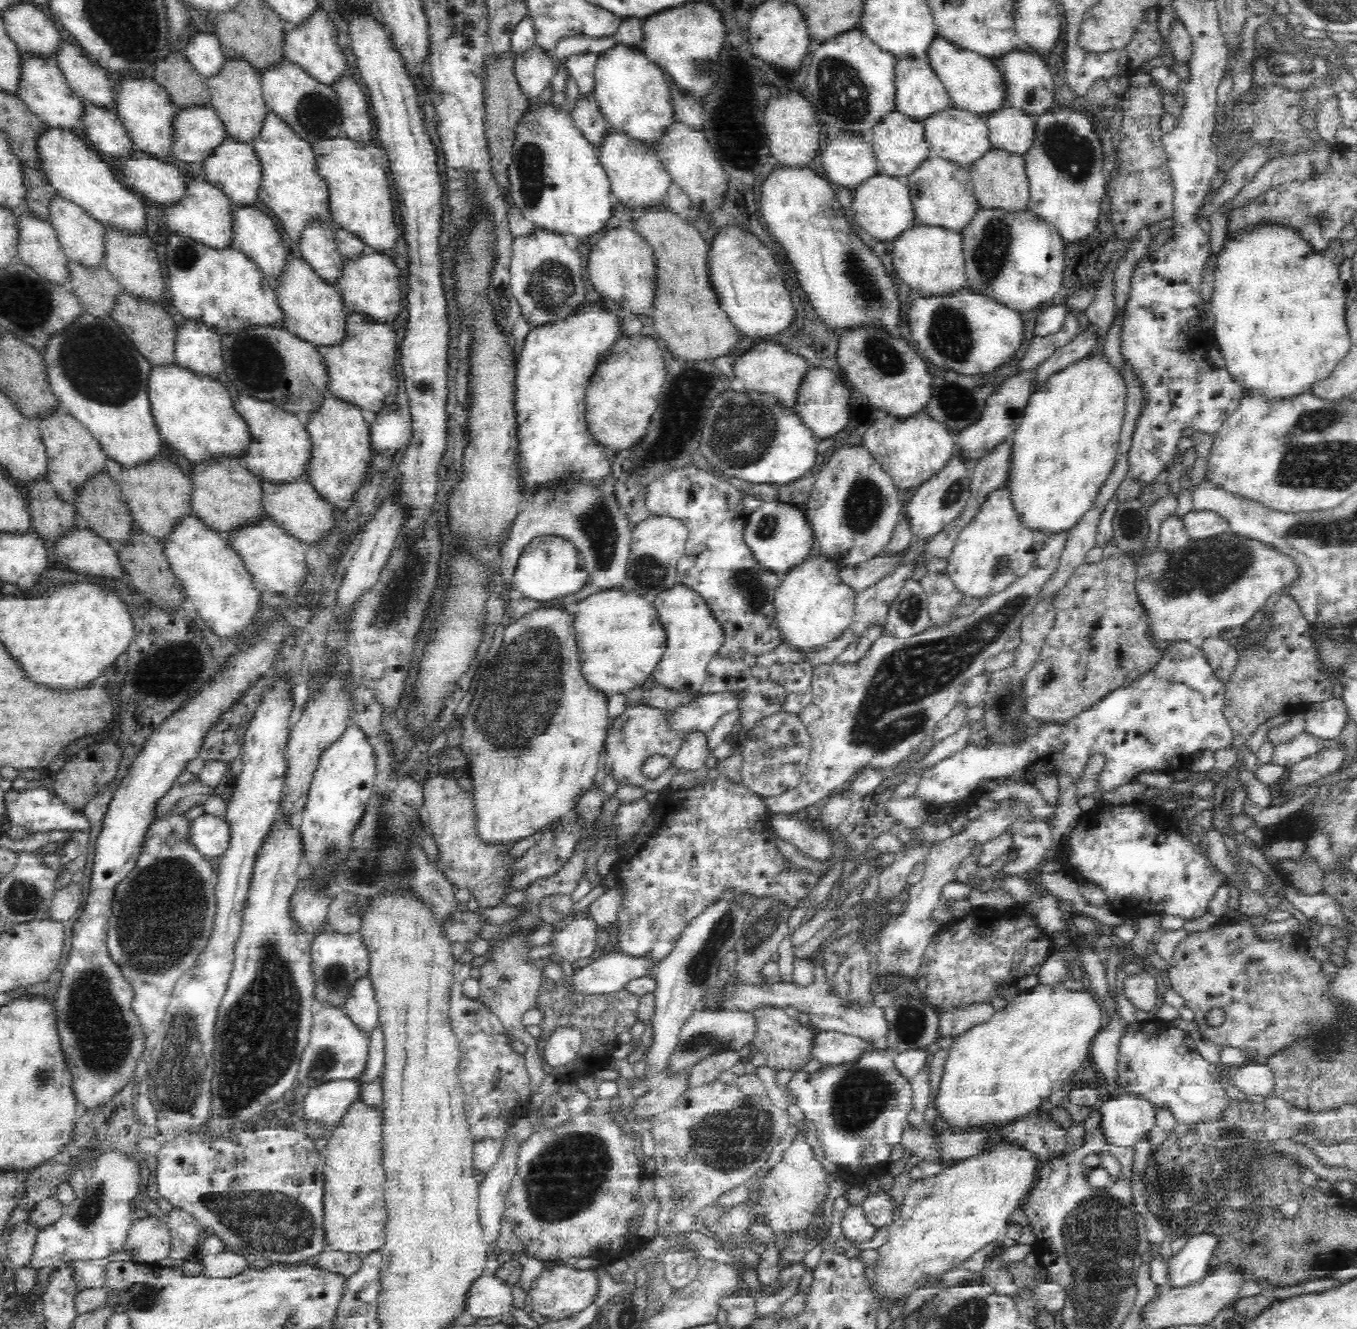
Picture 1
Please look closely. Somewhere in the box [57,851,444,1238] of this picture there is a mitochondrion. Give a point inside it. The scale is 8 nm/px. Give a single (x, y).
(260, 1037)

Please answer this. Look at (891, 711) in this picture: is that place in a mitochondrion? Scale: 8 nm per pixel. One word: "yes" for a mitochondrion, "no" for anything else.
yes

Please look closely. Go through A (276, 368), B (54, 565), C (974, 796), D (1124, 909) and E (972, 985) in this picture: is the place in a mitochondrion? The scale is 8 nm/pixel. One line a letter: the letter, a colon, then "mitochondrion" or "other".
A: mitochondrion
B: other
C: other
D: other
E: other

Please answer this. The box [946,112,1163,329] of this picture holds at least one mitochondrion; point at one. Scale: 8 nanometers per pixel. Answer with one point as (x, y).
(1072, 153)

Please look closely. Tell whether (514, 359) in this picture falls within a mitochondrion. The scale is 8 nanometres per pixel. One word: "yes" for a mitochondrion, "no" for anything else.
no

